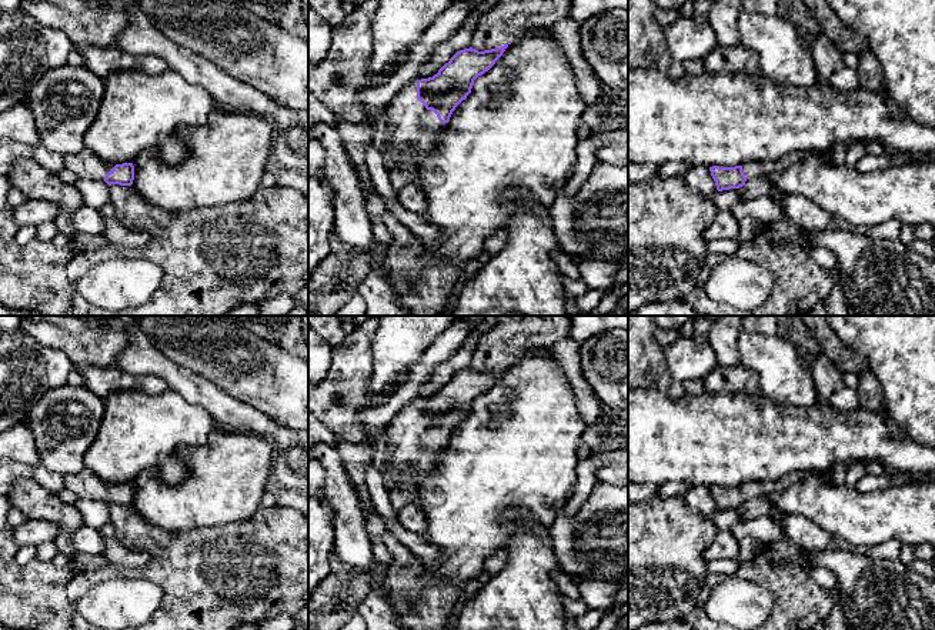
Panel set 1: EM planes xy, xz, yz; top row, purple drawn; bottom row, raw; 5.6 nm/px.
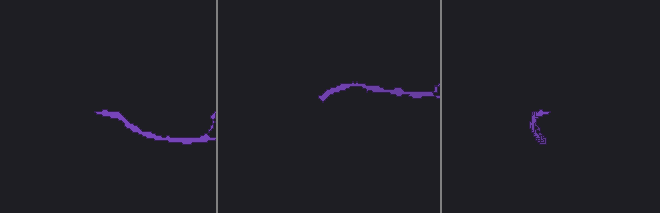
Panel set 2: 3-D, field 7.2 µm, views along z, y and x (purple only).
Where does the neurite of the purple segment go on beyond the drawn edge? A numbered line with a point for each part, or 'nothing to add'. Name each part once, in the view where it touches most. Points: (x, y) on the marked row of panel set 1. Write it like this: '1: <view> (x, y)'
1: xz (410, 126)

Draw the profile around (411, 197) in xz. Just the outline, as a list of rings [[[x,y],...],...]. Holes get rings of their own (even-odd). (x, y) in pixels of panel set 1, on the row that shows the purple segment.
[[[417,181],[397,190],[398,203],[408,211],[421,214],[425,210],[425,194]]]

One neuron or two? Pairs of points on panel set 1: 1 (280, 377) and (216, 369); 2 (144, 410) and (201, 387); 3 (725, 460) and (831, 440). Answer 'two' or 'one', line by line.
1: one
2: two
3: one

